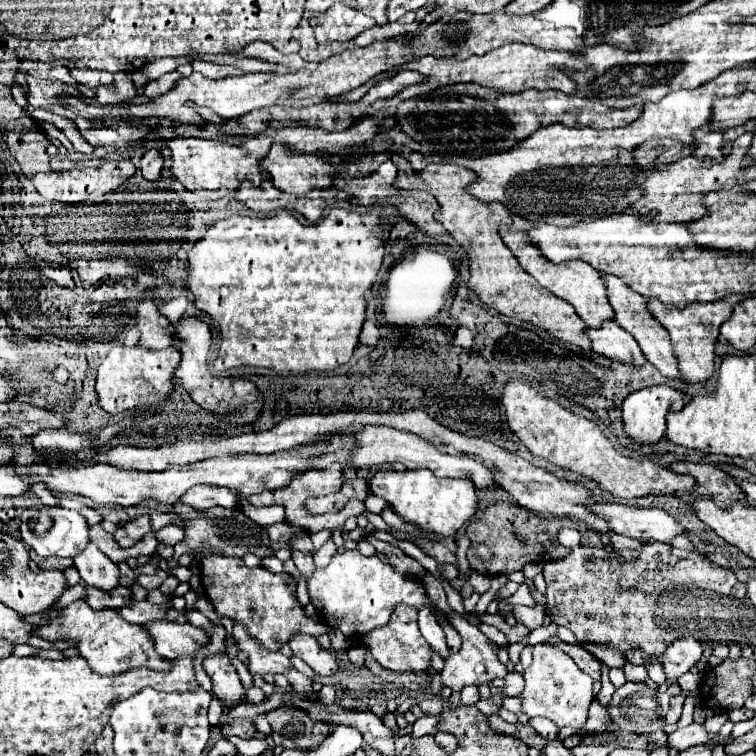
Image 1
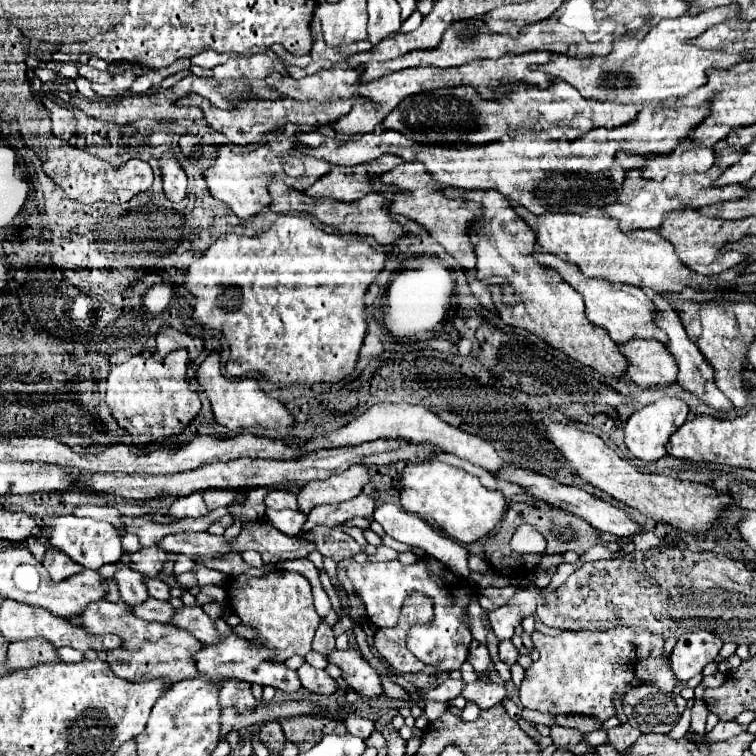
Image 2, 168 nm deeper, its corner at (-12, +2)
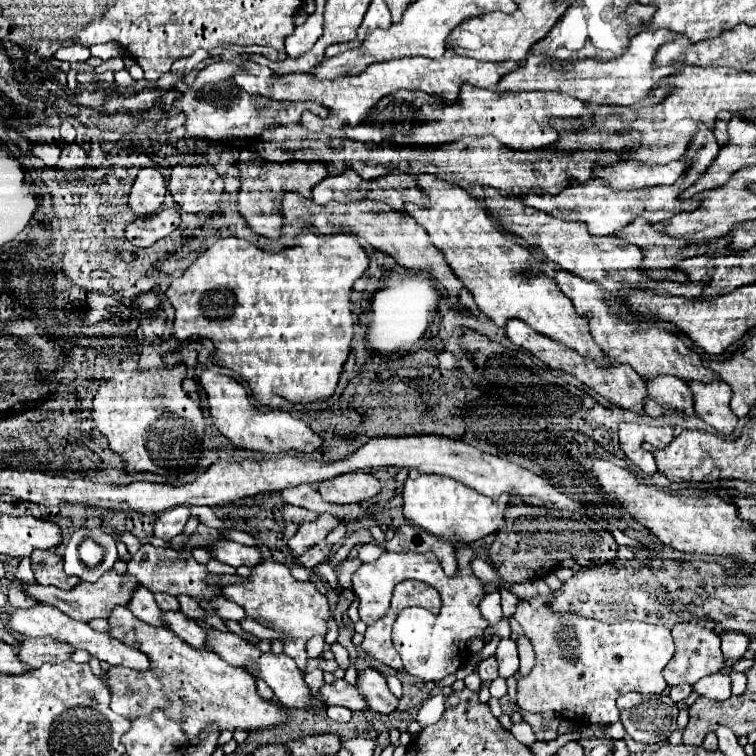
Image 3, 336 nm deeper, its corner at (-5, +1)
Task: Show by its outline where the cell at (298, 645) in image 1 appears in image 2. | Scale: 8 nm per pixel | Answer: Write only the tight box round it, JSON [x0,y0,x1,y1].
[326,649,382,697]

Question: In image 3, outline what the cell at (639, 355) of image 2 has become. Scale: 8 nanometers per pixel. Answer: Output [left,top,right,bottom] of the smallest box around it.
[645,376,697,418]

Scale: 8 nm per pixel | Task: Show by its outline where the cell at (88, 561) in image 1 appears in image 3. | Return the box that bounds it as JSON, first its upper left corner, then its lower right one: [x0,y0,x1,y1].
[127,586,165,626]

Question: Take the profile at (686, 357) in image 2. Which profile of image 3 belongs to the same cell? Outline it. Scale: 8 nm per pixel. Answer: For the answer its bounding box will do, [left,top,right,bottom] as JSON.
[689,380,737,436]

